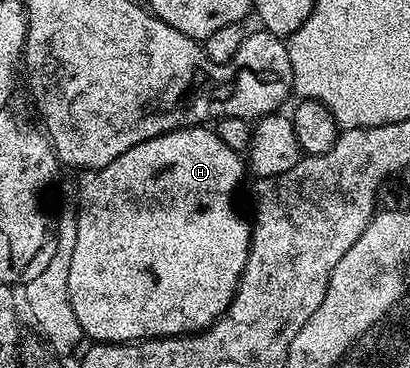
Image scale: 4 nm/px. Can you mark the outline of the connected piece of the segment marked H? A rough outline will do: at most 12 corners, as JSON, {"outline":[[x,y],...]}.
{"outline":[[174,128],[98,169],[69,302],[84,337],[202,332],[249,228],[245,160]]}

